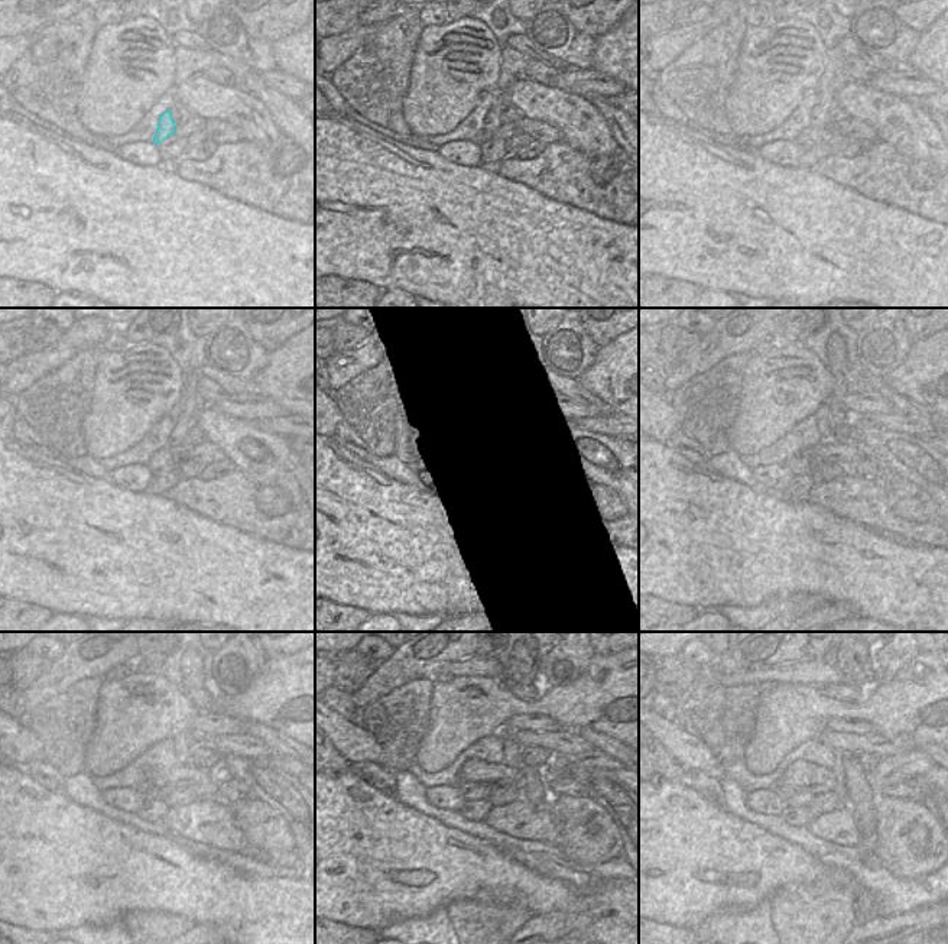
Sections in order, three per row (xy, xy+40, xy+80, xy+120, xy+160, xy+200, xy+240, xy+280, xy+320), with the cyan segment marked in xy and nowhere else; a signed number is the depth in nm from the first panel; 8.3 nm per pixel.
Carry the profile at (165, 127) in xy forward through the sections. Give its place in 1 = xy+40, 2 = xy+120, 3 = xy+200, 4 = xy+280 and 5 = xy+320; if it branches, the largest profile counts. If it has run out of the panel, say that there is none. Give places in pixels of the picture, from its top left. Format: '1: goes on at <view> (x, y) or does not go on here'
1: goes on at xy+40 (492, 122)
2: goes on at xy+120 (194, 404)
3: goes on at xy+200 (837, 353)
4: goes on at xy+280 (523, 664)
5: goes on at xy+320 (854, 664)

